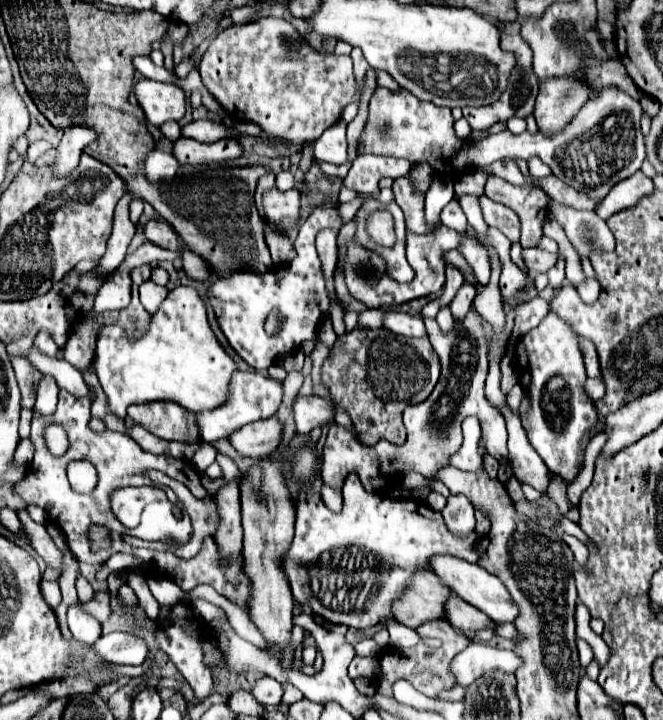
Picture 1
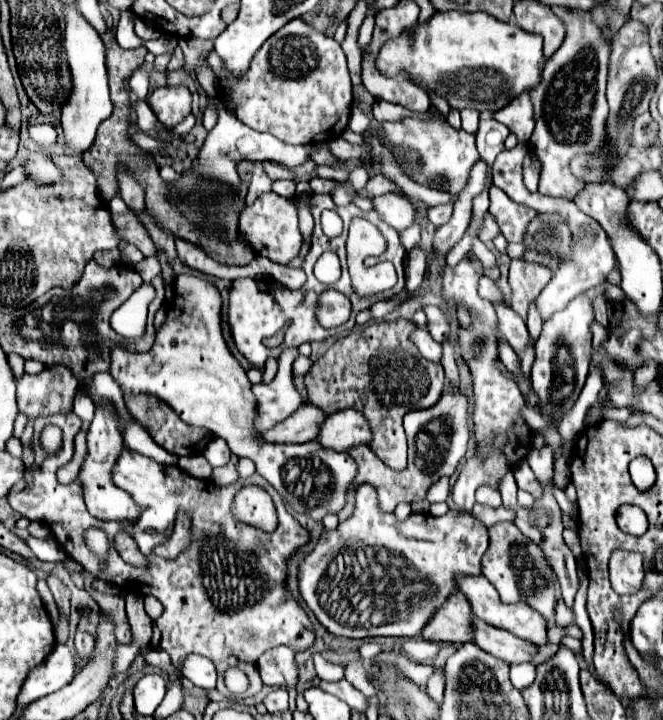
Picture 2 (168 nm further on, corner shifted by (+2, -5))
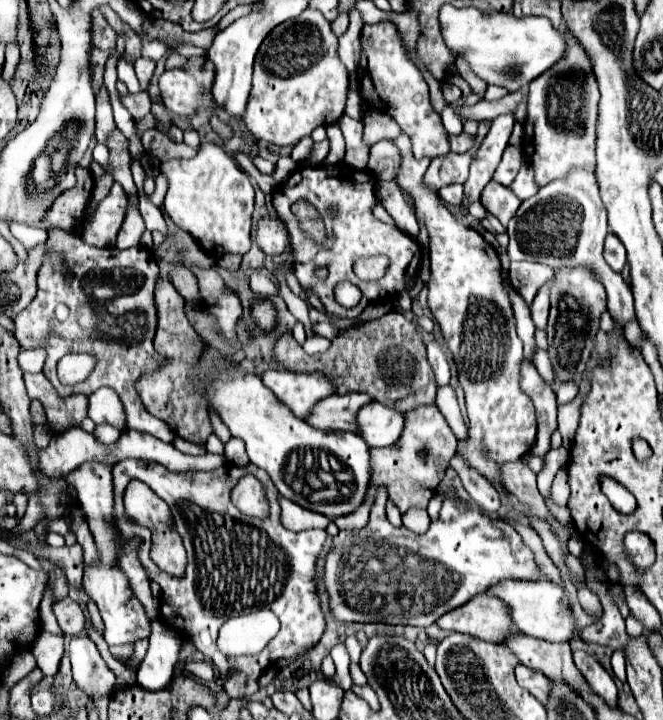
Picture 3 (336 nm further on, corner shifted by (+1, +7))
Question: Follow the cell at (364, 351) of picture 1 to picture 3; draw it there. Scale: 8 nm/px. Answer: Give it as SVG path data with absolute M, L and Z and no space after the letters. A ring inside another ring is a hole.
M389 312L363 326L349 328L331 342L329 352L309 356L293 338L285 332L277 338L273 348L273 360L293 372L319 370L329 376L337 386L337 394L365 392L375 402L381 402L399 412L413 410L423 404L433 404L437 384L427 362L425 344L417 332L417 326L409 322L401 312Z

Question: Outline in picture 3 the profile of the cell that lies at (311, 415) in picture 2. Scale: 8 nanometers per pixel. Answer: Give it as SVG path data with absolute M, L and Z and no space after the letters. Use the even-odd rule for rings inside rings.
M333 394L333 396L321 400L317 404L317 408L313 408L307 422L311 426L323 428L323 430L359 432L357 412L369 402L373 402L373 400L371 400L371 396L365 396L365 394L345 394L345 396Z

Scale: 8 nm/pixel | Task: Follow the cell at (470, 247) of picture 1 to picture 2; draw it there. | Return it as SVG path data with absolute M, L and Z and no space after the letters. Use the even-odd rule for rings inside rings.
M494 302L494 308L498 312L498 328L502 332L502 336L506 338L506 342L518 352L528 344L528 330L526 330L526 322L516 316L516 312L512 312L508 306Z

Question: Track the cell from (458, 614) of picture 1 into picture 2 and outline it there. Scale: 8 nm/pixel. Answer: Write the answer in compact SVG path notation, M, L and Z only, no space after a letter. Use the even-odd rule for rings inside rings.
M474 618L474 644L480 646L484 652L502 658L508 664L520 664L530 662L536 646L520 640L518 636L512 636L510 632L504 632L500 628L492 628L490 624L484 624L484 620Z

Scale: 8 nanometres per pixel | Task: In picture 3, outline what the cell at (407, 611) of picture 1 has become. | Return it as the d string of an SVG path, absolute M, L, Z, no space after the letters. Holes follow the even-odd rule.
M491 594L471 598L467 604L447 612L437 620L443 630L475 636L485 642L501 644L515 634L515 624L509 616L509 608L503 600Z

